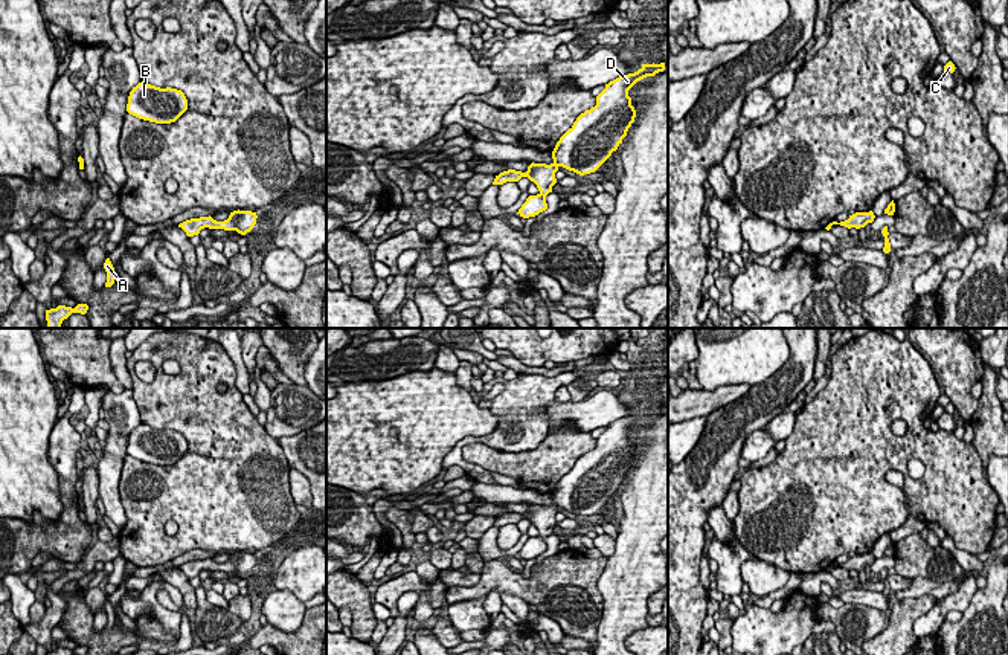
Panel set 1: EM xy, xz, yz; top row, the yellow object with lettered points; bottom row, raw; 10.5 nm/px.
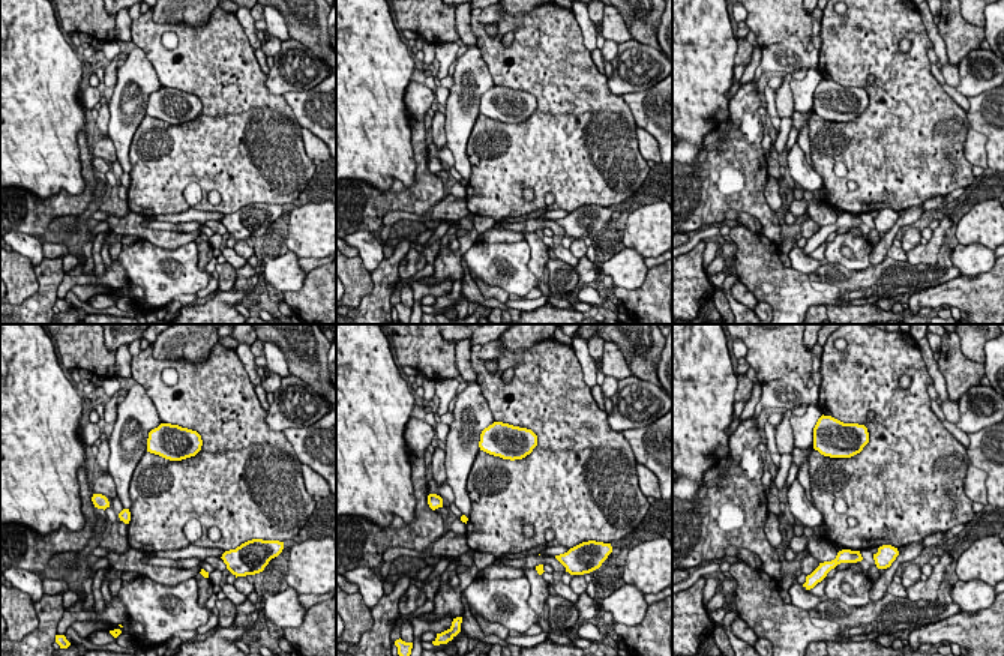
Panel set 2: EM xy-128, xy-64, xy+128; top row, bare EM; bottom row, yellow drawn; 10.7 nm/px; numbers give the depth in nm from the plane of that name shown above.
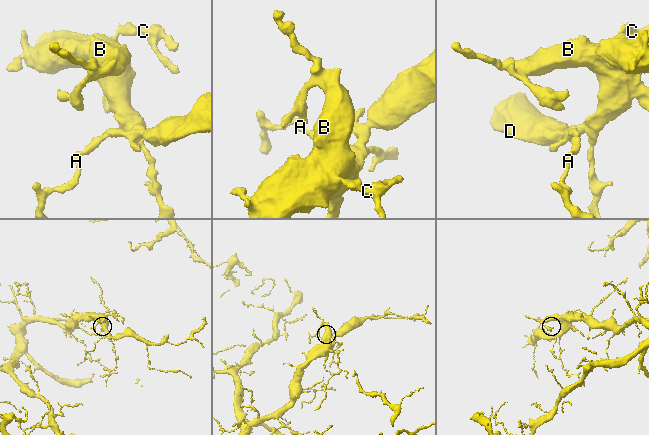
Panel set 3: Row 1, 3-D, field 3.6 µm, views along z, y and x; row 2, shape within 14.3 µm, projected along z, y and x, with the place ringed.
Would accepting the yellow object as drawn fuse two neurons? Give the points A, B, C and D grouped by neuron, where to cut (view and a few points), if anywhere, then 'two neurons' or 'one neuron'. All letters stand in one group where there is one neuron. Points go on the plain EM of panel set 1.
groups A B C D; cut none; one neuron

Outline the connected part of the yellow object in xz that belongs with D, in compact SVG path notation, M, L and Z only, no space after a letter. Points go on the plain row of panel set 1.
M665 405L642 406L642 409L608 426L596 438L596 447L581 455L573 467L557 484L551 507L531 505L526 515L508 511L496 518L493 527L518 524L528 519L538 530L537 537L529 537L518 551L523 560L535 559L547 551L546 537L557 525L555 515L560 508L579 518L595 515L627 478L634 464L636 452L628 432L640 421L665 412Z

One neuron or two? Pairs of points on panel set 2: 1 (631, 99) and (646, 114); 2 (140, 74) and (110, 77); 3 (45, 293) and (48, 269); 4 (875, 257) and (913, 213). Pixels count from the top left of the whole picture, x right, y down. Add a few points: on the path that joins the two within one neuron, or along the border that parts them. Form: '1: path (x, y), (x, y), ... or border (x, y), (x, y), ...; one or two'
1: path (634, 102), (643, 111); one
2: border (117, 68), (117, 81), (113, 86); two
3: path (47, 287), (48, 275); one
4: path (881, 246), (902, 222); one

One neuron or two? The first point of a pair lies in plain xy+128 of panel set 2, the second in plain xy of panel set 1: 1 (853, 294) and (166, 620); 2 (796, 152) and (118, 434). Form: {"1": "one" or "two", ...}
{"1": "two", "2": "one"}

